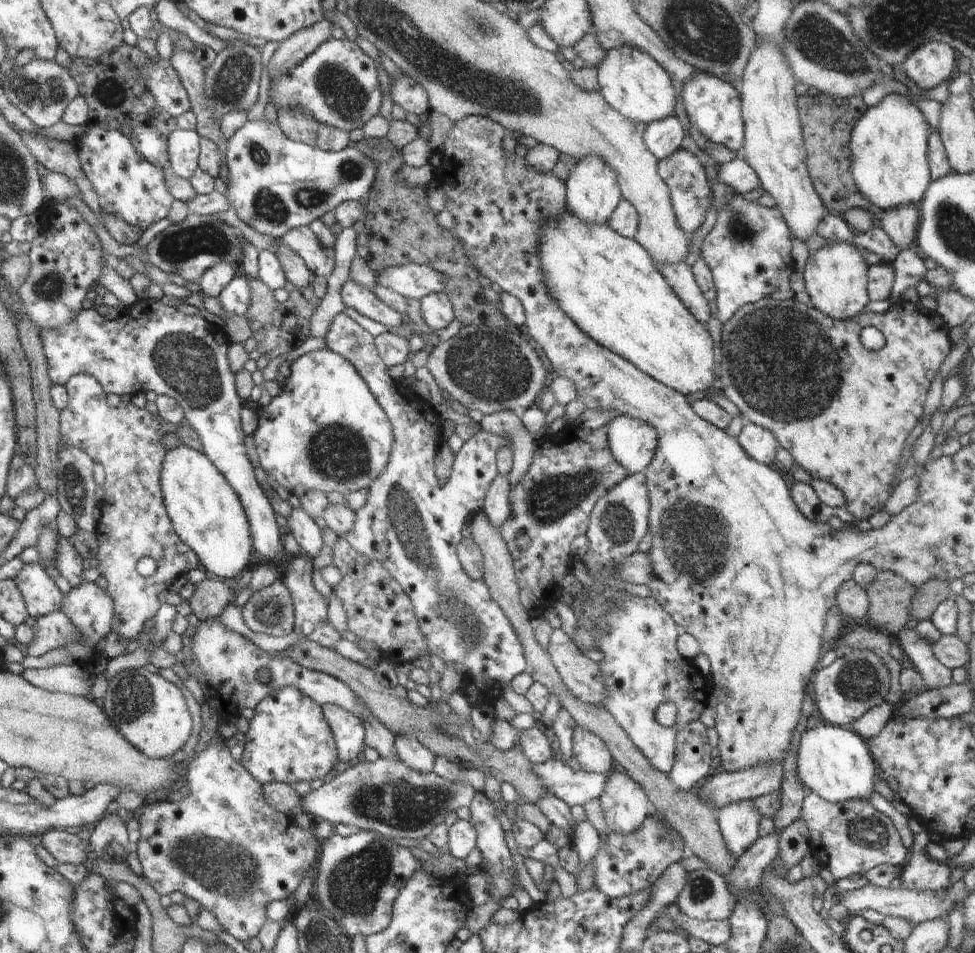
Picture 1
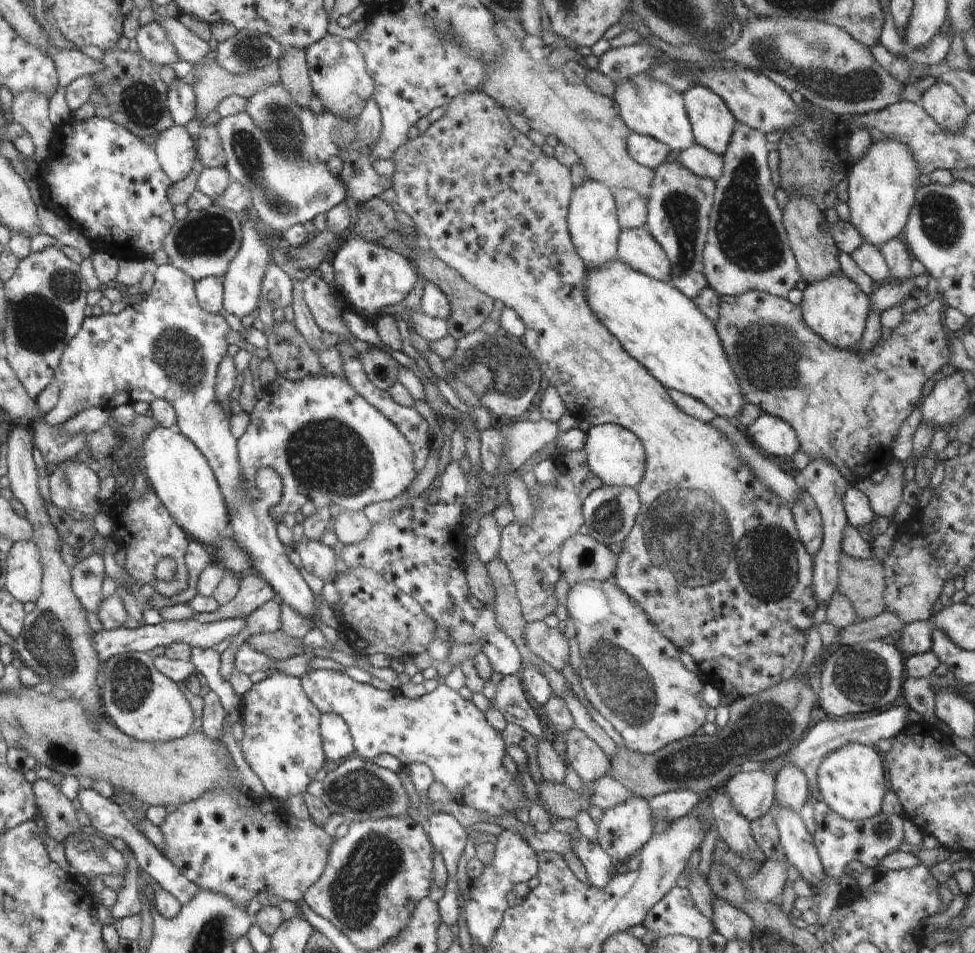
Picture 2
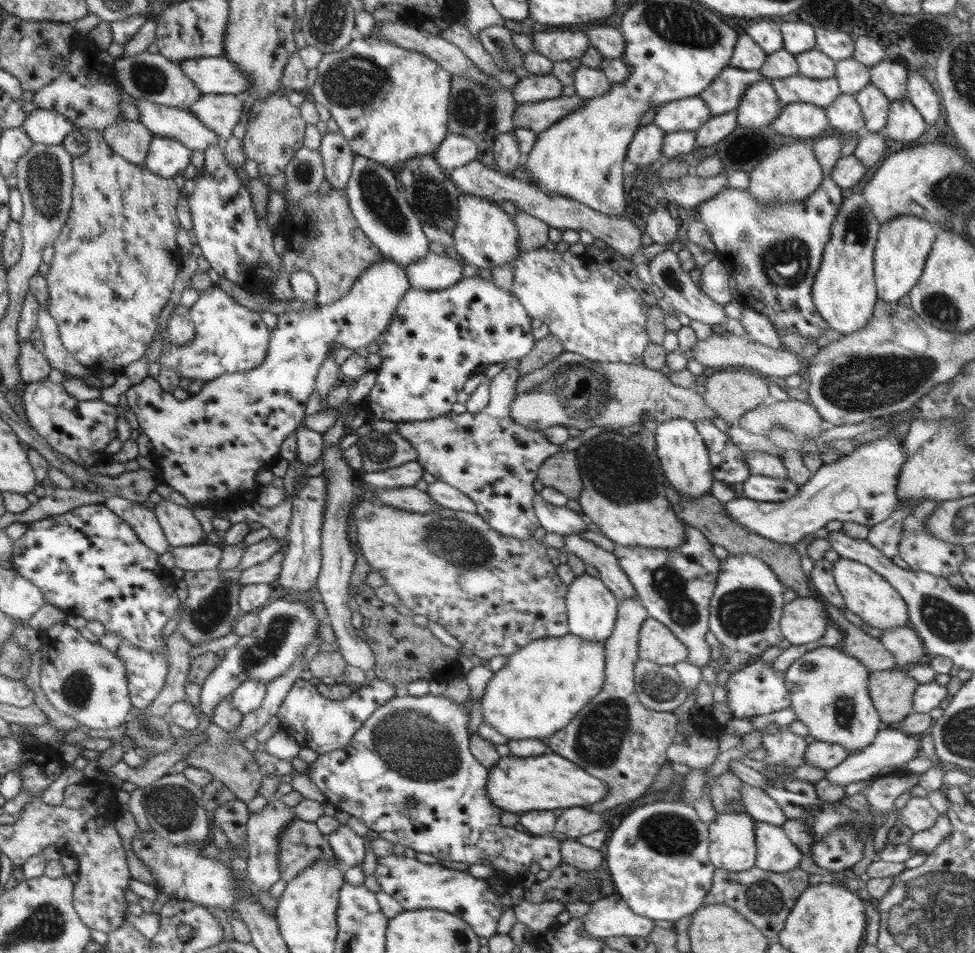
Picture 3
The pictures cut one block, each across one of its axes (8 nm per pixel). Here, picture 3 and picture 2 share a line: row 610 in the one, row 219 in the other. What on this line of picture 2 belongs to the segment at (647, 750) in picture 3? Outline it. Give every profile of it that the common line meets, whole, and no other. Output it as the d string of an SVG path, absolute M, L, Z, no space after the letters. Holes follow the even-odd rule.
M618 189L613 191L613 195L621 230L646 227L647 204L635 190Z

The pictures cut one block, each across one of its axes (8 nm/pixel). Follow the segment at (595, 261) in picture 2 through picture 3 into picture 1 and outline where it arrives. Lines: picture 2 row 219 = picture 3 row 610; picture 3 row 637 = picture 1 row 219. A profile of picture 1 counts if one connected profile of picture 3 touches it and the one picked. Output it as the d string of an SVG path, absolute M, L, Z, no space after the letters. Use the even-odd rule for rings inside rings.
M586 156L576 162L576 166L570 170L568 180L565 180L566 208L584 224L608 224L614 208L623 199L614 170L604 164L596 156Z

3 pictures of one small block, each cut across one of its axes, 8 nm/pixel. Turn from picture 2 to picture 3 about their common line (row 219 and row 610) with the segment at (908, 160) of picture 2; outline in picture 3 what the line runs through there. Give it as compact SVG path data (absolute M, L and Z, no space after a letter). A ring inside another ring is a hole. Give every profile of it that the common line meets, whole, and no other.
M840 557L833 564L832 570L835 584L846 608L858 614L865 624L882 631L898 626L909 626L907 604L882 576L874 573L872 568Z

